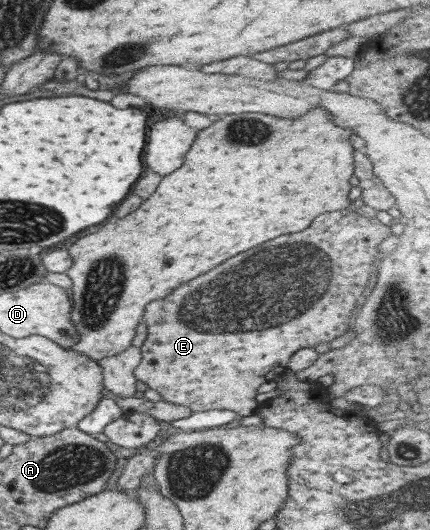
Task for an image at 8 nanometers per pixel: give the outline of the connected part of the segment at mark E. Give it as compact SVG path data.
M348 208L326 212L315 216L312 223L301 232L284 234L280 238L274 238L270 242L260 244L258 248L250 248L250 250L226 260L224 264L216 266L208 274L202 274L190 282L185 282L185 284L178 286L170 296L156 300L156 302L150 302L144 308L141 320L146 324L146 338L139 348L141 360L134 370L134 377L146 384L147 388L156 390L161 396L160 400L186 406L191 412L230 410L238 413L241 417L253 414L258 404L254 400L256 388L260 384L274 379L279 371L286 371L290 356L294 352L302 348L313 349L320 342L328 343L330 340L342 336L348 330L354 310L356 310L356 302L360 302L360 298L364 298L364 290L370 284L376 262L382 258L378 251L378 245L390 236L389 228L381 224L376 218L358 215L354 210Z

